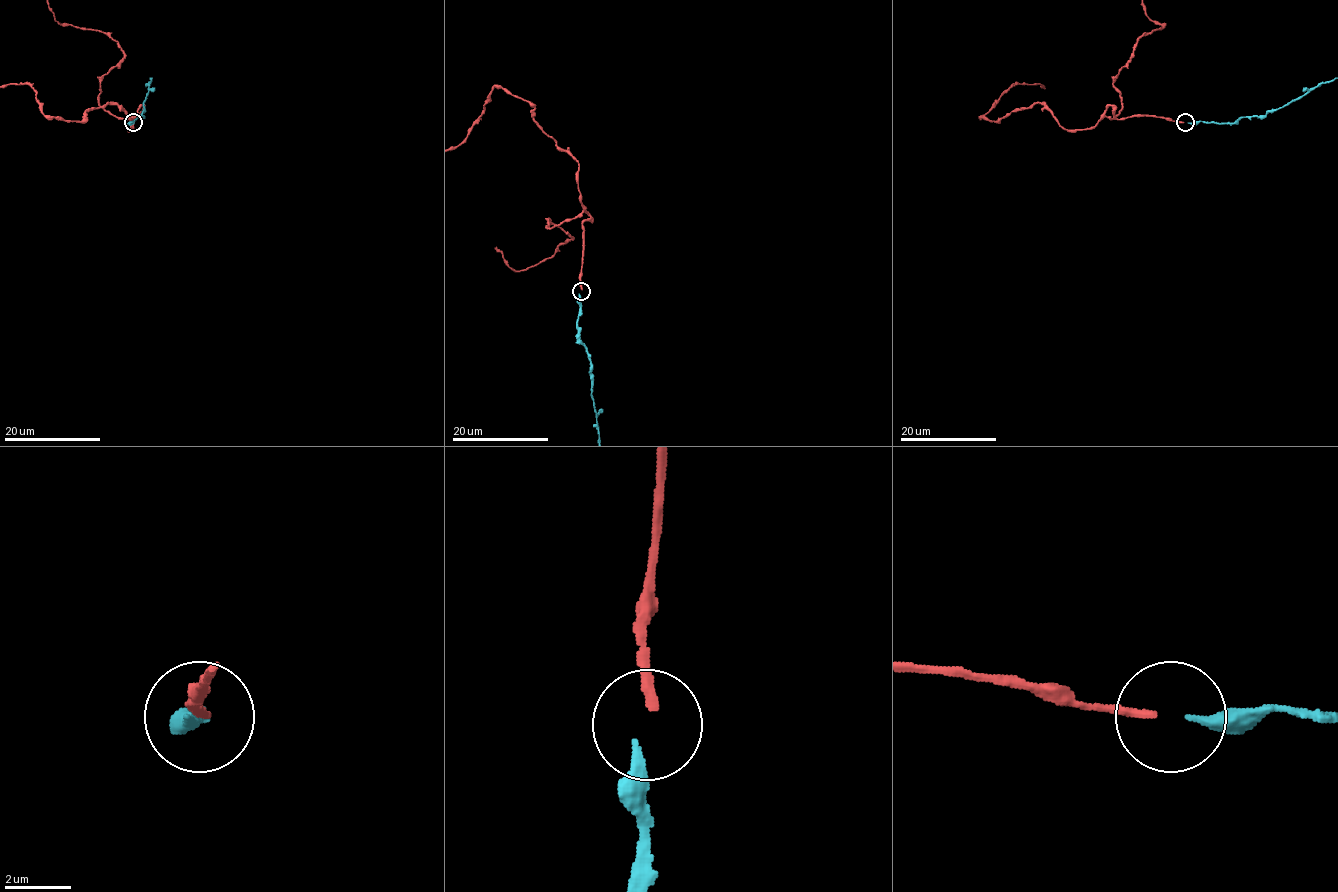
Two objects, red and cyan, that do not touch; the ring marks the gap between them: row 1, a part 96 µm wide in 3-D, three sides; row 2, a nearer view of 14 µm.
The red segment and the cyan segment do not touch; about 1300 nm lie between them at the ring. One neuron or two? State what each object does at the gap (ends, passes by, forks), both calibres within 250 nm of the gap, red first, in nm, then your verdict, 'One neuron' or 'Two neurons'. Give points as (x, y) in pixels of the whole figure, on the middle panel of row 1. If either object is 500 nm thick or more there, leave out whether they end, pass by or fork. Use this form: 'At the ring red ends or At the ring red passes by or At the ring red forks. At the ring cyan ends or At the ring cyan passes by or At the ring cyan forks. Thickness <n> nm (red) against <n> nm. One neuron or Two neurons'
At the ring red ends. At the ring cyan ends. Thickness 240 nm (red) against 260 nm. Two neurons

